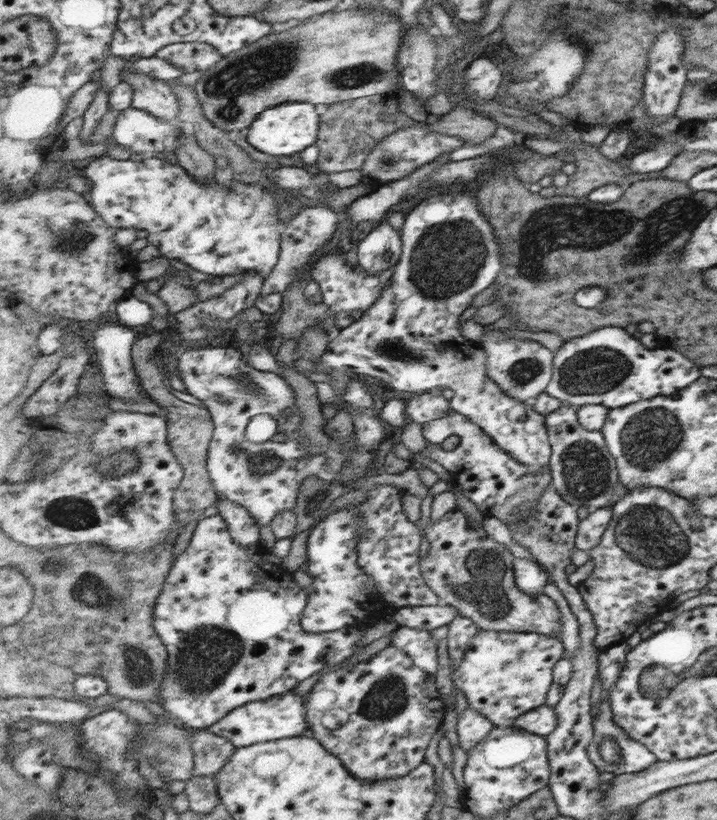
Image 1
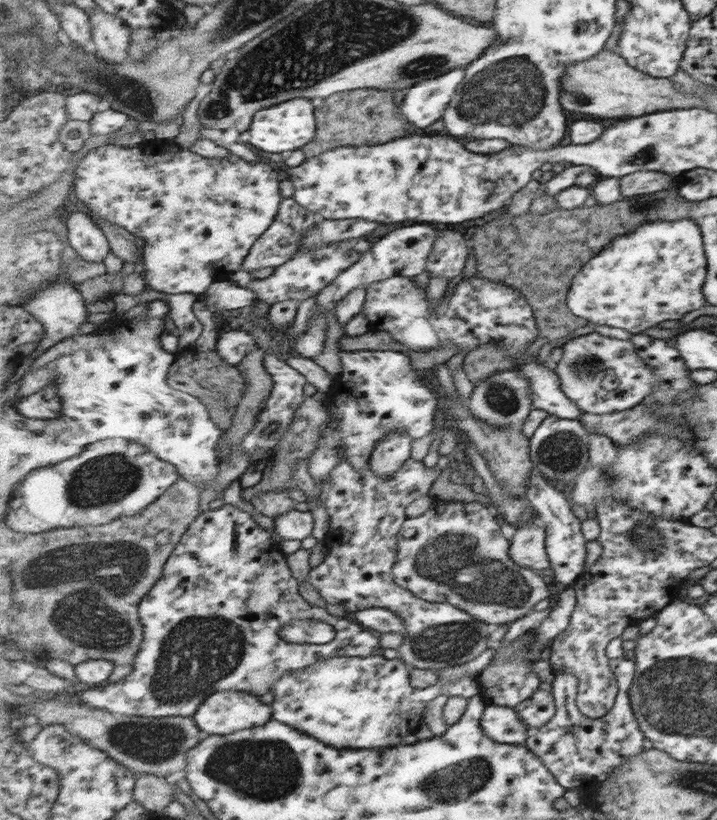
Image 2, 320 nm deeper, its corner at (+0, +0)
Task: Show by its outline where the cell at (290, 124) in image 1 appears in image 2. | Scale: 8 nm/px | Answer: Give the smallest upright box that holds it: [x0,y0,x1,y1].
[249,98,317,154]

